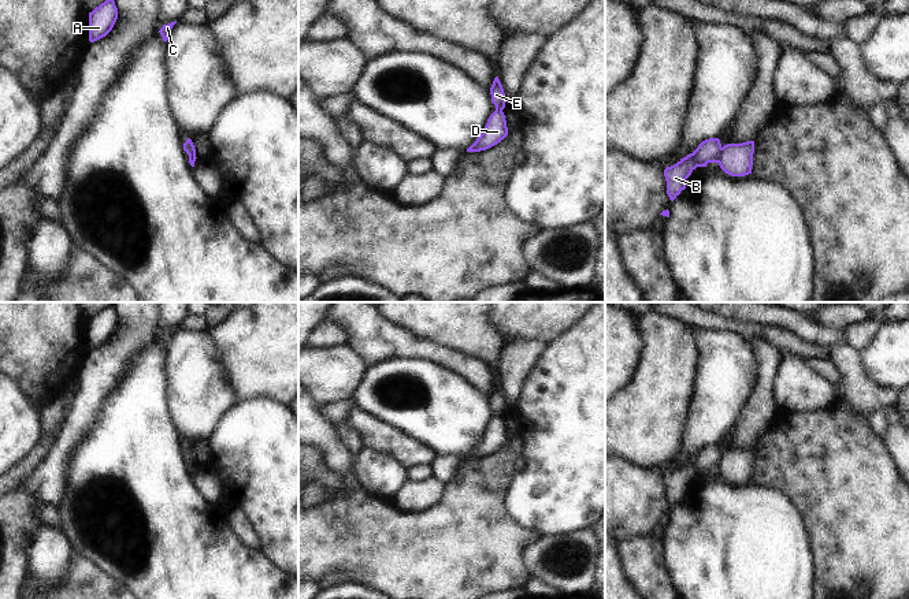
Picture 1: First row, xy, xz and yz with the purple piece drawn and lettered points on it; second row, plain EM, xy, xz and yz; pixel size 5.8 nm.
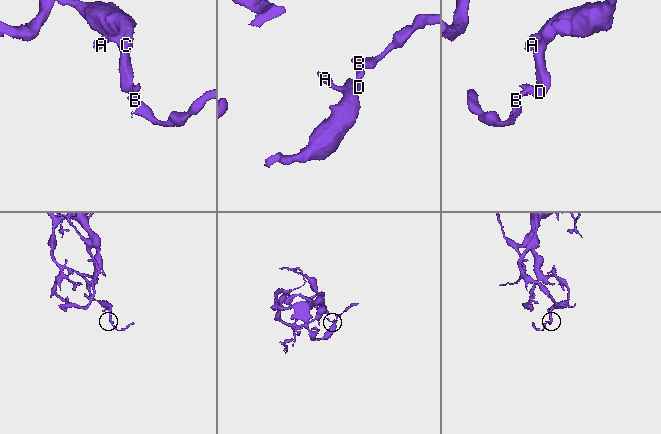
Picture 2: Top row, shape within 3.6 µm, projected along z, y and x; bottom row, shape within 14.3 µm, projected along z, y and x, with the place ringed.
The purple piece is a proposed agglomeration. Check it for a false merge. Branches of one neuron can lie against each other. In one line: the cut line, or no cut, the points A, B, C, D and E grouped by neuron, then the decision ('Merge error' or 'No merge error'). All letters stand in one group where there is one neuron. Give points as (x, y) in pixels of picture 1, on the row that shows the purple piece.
Split along yz (722, 148), (718, 162). Groups: A C D / B E. Merge error

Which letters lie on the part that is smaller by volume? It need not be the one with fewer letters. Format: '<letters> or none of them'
B, E

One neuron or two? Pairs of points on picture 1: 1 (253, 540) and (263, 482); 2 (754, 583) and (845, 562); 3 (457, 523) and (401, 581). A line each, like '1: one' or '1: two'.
1: two
2: two
3: one

